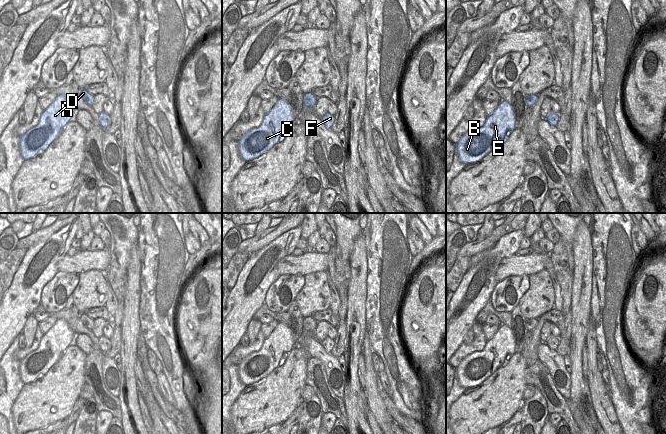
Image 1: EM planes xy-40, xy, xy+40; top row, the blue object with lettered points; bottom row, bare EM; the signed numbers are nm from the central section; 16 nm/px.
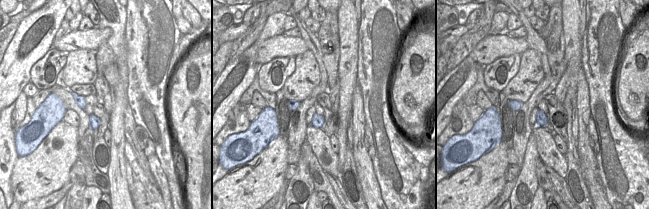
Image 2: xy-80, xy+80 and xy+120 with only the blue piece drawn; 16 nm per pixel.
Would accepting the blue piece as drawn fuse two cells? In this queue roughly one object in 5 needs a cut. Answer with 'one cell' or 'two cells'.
one cell

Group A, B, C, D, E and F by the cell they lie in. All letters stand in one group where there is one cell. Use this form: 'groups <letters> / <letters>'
groups A B C D E F

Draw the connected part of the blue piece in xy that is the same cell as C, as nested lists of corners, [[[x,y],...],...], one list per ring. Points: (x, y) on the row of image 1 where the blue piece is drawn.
[[[278,99],[265,114],[261,125],[244,134],[239,142],[239,153],[243,160],[250,161],[269,151],[286,135],[294,123],[292,108],[284,99]]]

